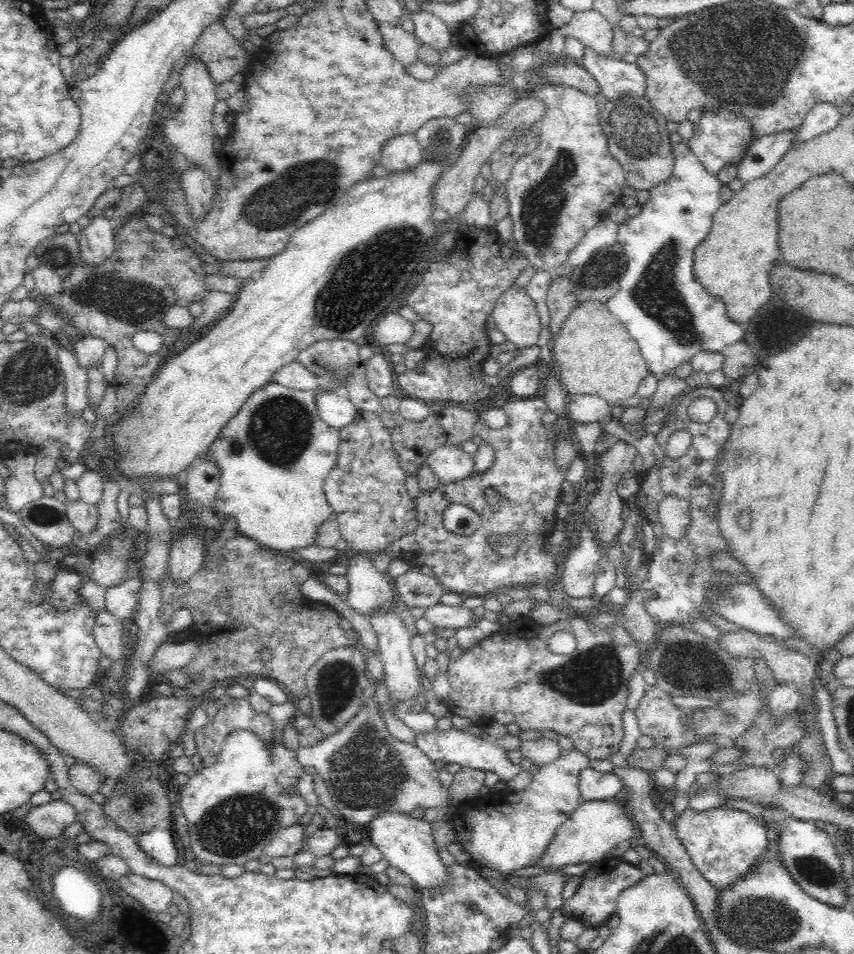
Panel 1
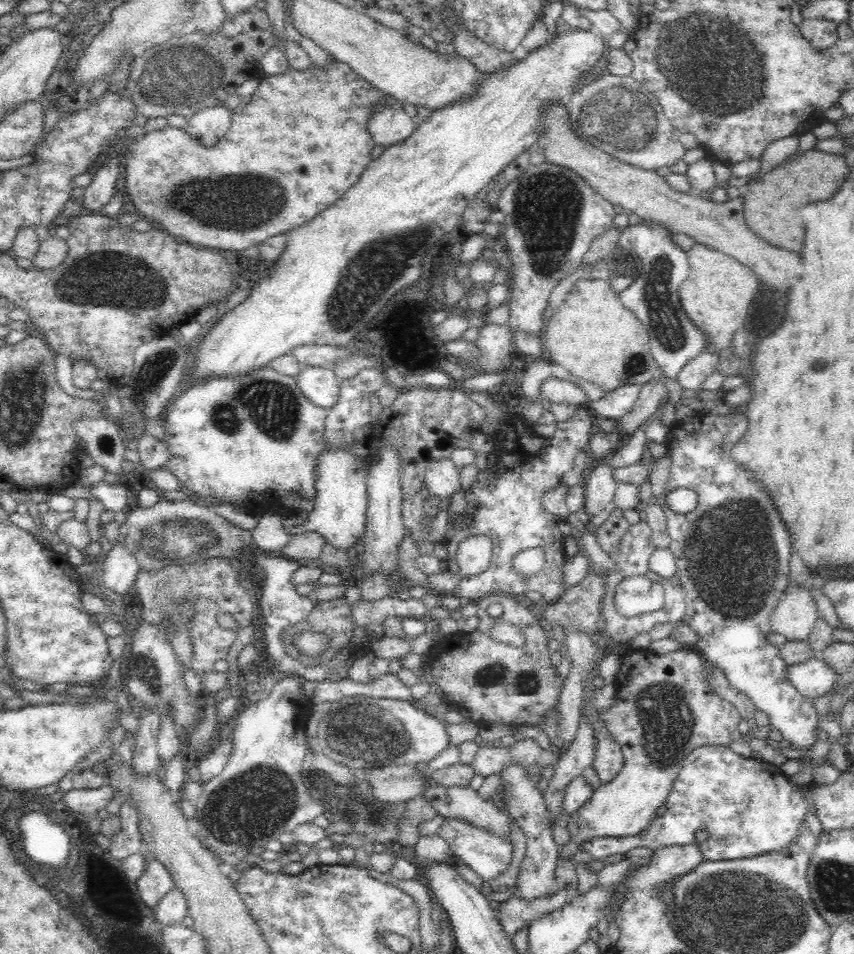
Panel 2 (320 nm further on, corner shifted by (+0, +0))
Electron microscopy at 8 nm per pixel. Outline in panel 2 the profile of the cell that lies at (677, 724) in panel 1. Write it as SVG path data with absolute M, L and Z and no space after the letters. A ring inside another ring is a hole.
M632 646L626 647L620 654L618 654L620 669L615 675L614 683L616 684L616 696L612 702L612 706L604 711L601 711L597 717L598 725L604 726L608 733L614 738L614 741L621 747L623 753L624 765L620 769L620 773L607 784L600 786L596 789L591 798L586 801L573 815L567 816L569 823L573 824L574 829L569 832L571 838L574 838L575 842L582 842L582 840L590 840L594 836L639 836L647 826L655 818L655 812L667 802L668 796L672 791L672 786L678 778L680 769L682 769L683 761L688 757L688 754L696 748L705 745L720 745L729 747L730 744L741 740L741 733L738 730L738 725L741 722L741 715L738 713L738 709L730 704L727 700L720 698L709 686L709 668L708 661L697 650L677 649L673 652L666 654L658 654L649 648L634 648Z

